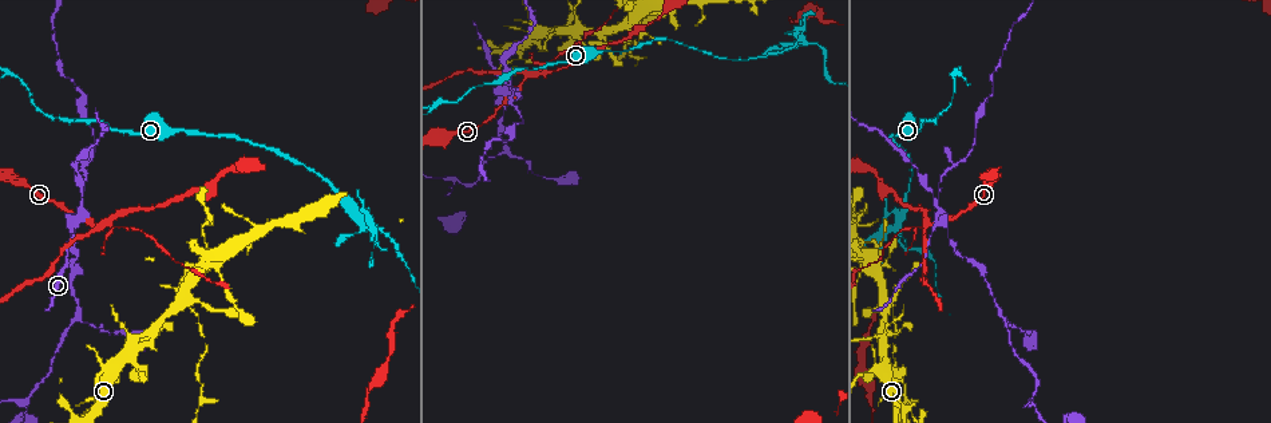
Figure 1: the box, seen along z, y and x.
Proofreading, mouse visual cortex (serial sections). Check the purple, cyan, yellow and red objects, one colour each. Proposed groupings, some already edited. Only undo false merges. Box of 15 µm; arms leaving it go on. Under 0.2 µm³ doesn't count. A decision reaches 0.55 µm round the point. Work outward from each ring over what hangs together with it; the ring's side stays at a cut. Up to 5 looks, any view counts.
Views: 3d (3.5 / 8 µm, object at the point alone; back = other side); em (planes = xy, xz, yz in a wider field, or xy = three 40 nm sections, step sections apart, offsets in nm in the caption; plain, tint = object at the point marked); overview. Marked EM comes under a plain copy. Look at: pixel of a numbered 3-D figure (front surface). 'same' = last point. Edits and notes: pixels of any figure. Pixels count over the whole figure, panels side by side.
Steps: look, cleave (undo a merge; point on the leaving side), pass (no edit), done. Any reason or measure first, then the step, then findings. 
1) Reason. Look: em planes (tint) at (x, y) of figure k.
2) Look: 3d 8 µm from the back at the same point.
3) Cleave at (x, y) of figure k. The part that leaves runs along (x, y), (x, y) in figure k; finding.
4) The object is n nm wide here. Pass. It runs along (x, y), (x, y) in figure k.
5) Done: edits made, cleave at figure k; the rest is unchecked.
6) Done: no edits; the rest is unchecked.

Four-way junction. Look: 3d 3.5 µm at (526, 78) of figure 1.

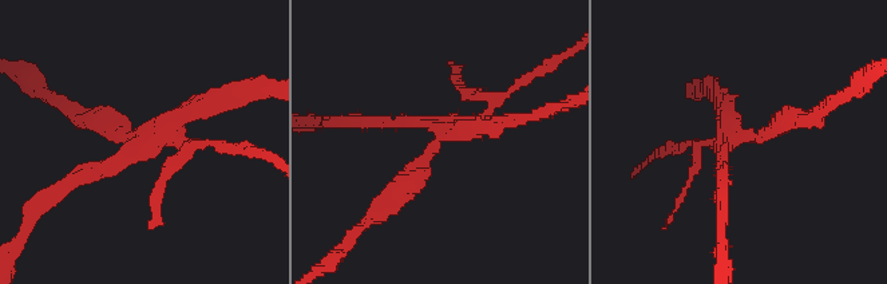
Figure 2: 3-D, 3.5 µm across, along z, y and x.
Look: em xy step 3 (tint) at (733, 138) of figure 2.

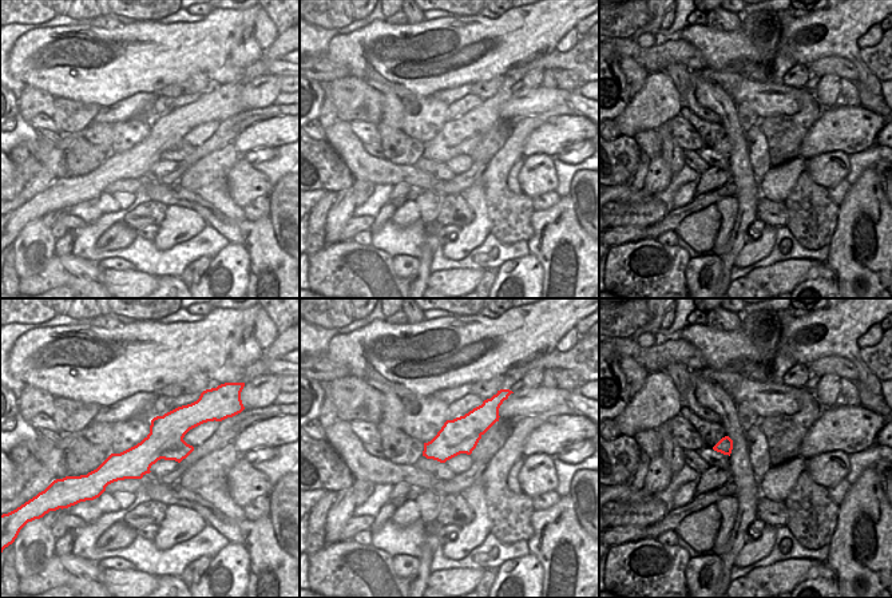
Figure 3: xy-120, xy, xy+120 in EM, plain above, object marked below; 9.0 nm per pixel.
Cleave at (233, 105) of figure 2. A second cell is stuck on.

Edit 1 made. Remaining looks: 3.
Look: overview.

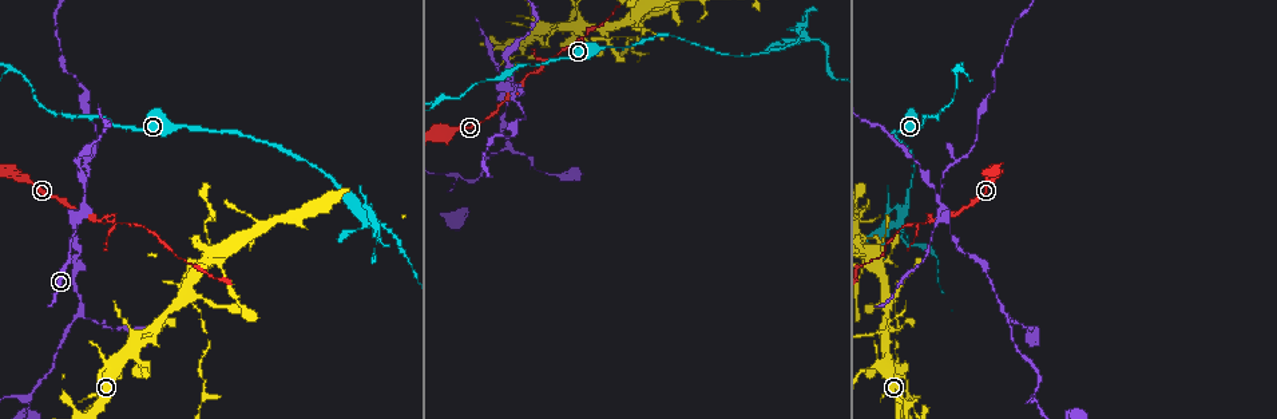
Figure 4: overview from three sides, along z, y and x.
Thin neck. Look: 3d 3.5 µm at (806, 40) of figure 4.

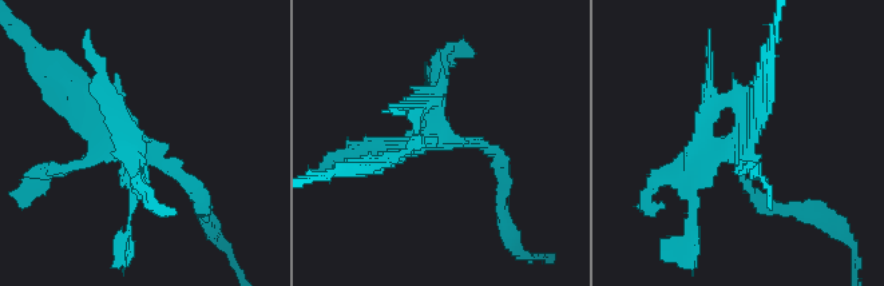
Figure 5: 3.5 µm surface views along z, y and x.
Look: em planes (tint) at (456, 147) of figure 5.

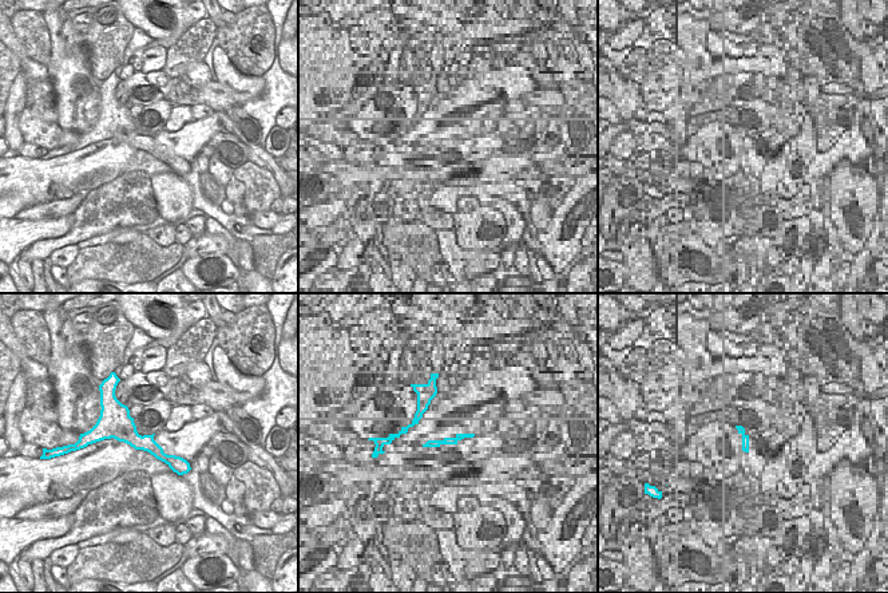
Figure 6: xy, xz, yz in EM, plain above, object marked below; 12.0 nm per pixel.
The object is 200 nm wide here. Cleave at (113, 106) of figure 5. A border runs along (138, 435), (118, 433), (113, 437) in figure 6; a second cell is stuck on.

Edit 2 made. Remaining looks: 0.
Done: edits made, cleave at figure 2, cleave at figure 5; the rest is unchecked.

